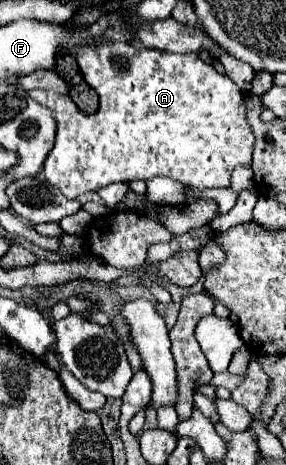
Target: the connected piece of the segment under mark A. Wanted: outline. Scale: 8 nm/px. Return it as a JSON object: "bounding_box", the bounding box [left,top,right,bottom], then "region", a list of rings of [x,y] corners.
{"bounding_box":[29,41,255,199],"region":[[[103,41],[97,47],[83,47],[77,53],[77,63],[85,81],[99,95],[101,113],[83,115],[65,95],[43,89],[29,91],[37,103],[55,113],[57,141],[45,161],[45,177],[67,199],[77,199],[83,193],[117,181],[149,181],[153,177],[171,177],[199,191],[229,187],[231,173],[237,165],[251,167],[255,135],[247,123],[245,95],[227,75],[221,75],[211,65],[203,63],[199,55],[171,55],[129,43]]]}

